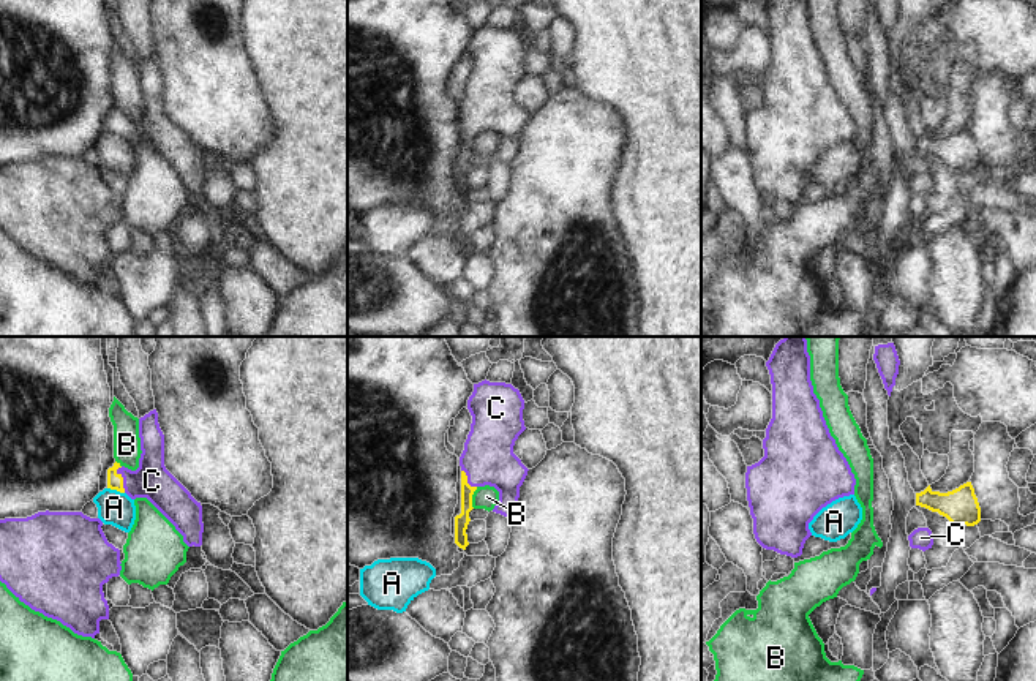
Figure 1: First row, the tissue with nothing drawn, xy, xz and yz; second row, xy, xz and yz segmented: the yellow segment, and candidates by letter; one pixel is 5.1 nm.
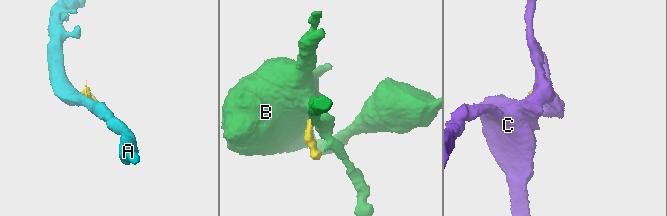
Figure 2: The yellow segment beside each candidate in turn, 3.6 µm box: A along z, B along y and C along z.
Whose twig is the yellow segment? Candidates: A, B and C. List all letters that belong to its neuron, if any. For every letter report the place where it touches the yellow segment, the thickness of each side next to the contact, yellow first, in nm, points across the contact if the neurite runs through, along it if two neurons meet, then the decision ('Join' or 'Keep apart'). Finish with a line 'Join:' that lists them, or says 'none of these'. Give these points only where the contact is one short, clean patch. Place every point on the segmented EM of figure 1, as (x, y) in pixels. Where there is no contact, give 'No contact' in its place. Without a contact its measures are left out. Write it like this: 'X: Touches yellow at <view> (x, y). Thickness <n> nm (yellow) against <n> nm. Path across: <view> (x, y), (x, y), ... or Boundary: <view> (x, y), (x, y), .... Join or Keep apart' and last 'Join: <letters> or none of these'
A: Touches yellow at xy (116, 489). Thickness 80 nm (yellow) against 170 nm. Keep apart
B: Touches yellow at xz (471, 498). Thickness 70 nm (yellow) against 120 nm. Boundary: xz (477, 487), (472, 495), (472, 507). Keep apart
C: Touches yellow at xy (122, 479). Thickness 80 nm (yellow) against 190 nm. Path across: xy (114, 481), (122, 479), (152, 481). Join
Join: C.

